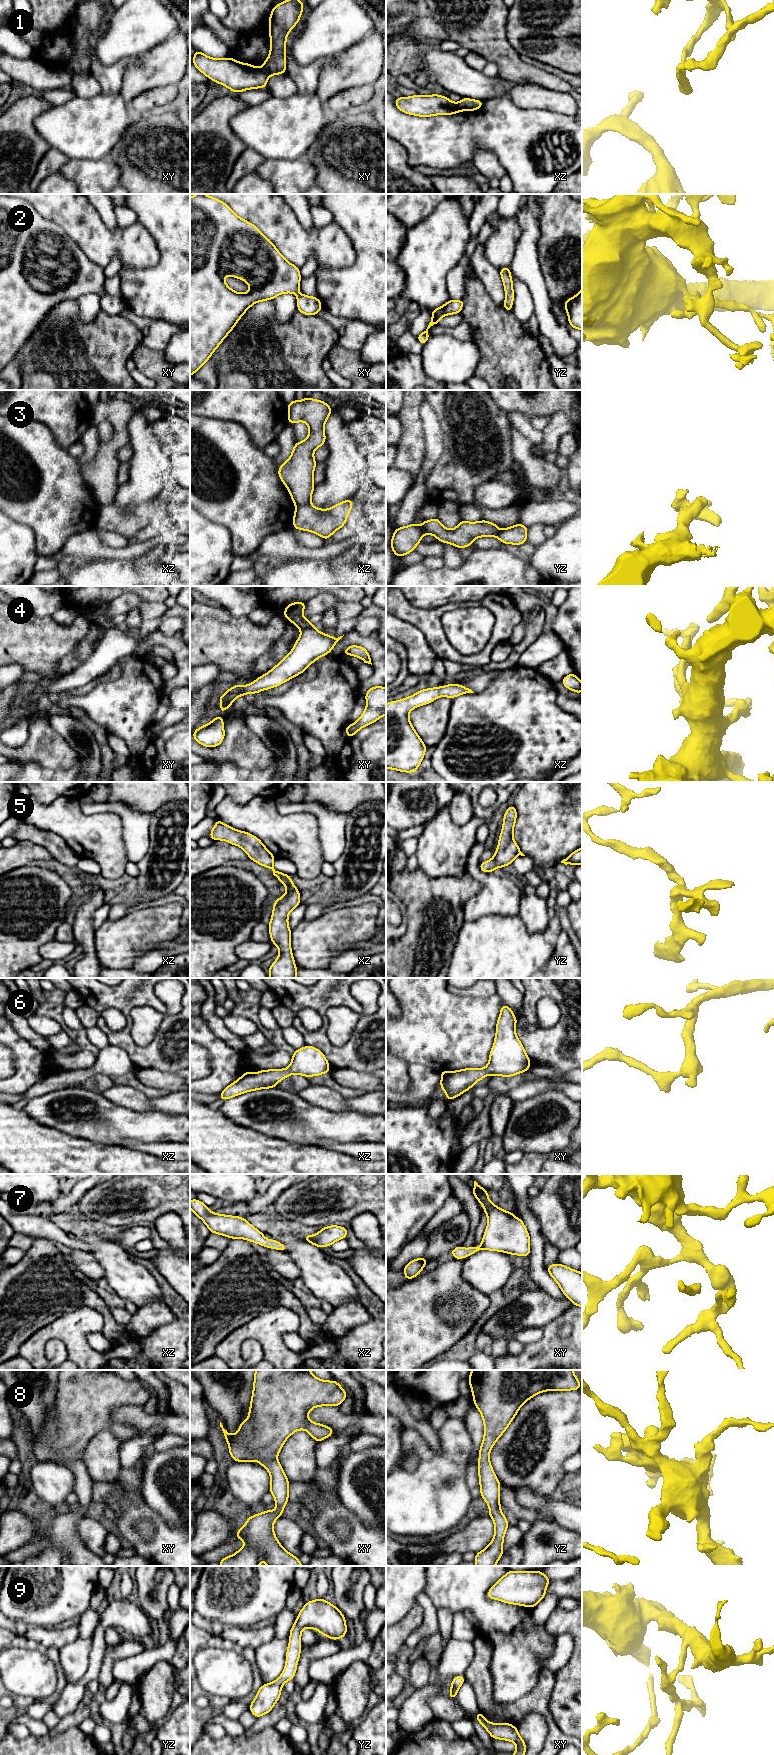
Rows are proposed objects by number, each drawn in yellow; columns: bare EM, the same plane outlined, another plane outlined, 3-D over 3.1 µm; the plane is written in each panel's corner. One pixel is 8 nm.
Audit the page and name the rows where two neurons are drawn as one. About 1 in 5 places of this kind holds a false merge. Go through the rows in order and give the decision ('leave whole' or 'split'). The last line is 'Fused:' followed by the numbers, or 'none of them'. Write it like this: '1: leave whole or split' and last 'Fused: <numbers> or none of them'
1: split
2: leave whole
3: leave whole
4: leave whole
5: leave whole
6: leave whole
7: leave whole
8: leave whole
9: leave whole
Fused: 1

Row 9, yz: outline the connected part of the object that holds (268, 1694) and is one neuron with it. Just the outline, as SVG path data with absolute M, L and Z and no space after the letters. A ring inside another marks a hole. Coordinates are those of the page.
M323 1598L307 1602L290 1629L286 1664L282 1674L276 1681L263 1684L255 1699L250 1703L250 1711L256 1718L272 1710L275 1703L279 1701L283 1684L294 1679L301 1653L301 1631L304 1628L316 1629L333 1640L347 1635L345 1616L336 1606Z

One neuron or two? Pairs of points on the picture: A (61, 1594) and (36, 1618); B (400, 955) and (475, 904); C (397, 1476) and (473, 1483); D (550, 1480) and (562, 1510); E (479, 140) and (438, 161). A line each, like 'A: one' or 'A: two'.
A: one
B: two
C: two
D: two
E: one

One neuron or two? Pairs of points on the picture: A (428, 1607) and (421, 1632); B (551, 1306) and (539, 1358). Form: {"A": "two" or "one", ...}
{"A": "one", "B": "two"}

